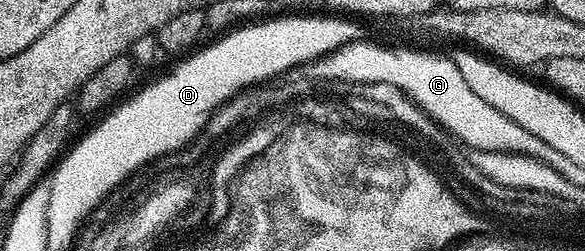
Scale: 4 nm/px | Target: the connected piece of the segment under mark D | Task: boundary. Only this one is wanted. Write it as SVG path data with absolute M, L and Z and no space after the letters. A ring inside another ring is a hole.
M321 17L325 18L277 18L274 22L261 20L256 24L245 24L218 37L221 39L211 43L206 50L198 49L190 53L181 60L186 62L179 63L166 78L151 83L130 102L122 101L122 106L114 114L106 113L106 118L82 142L74 141L68 153L56 163L61 168L60 174L107 174L107 186L115 184L120 187L127 177L148 167L154 159L188 146L204 129L213 102L221 102L233 86L241 86L241 82L249 82L249 78L261 78L261 74L273 74L273 70L281 70L281 66L297 62L297 58L309 58L309 54L318 57L321 50L346 46L349 42L359 42L366 37L364 28L356 26L353 23L356 21L348 17Z

